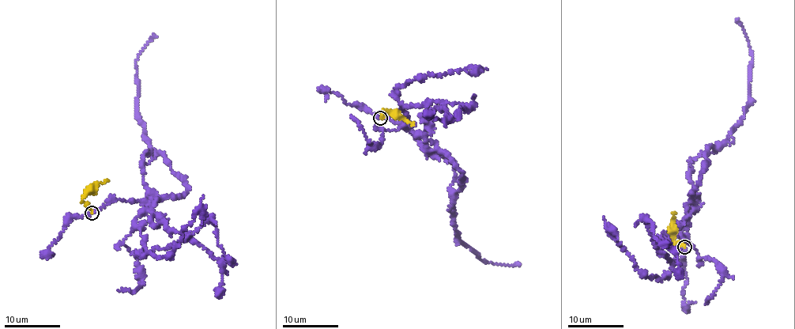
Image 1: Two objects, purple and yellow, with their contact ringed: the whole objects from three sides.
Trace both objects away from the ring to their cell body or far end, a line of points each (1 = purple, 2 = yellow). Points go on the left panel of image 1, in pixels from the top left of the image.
1: (91, 212), (112, 201), (152, 199), (141, 168), (144, 153), (151, 151), (137, 115), (136, 59), (156, 35)
2: (91, 212), (83, 199), (84, 194), (96, 185), (109, 179)

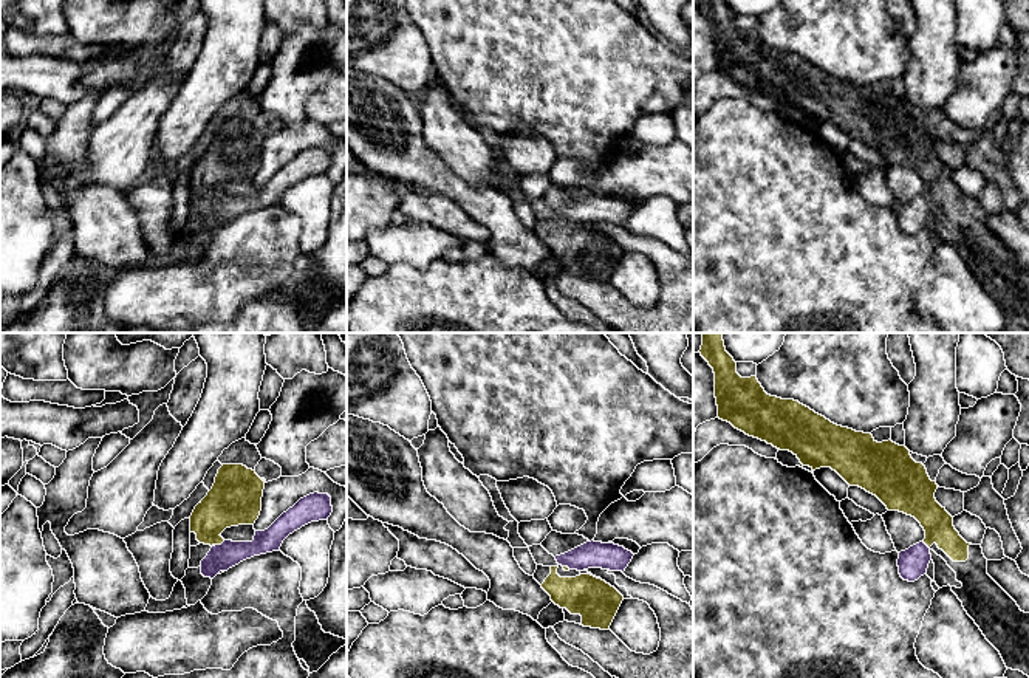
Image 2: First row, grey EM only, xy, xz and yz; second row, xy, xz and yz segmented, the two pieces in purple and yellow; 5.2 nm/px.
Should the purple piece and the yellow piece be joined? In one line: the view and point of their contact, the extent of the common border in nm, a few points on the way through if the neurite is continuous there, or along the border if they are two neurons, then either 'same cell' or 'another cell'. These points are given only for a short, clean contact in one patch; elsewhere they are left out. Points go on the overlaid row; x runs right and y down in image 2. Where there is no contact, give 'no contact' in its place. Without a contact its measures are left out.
xy (222, 544) | 60 nm | along xy (225, 541), (215, 545) | another cell

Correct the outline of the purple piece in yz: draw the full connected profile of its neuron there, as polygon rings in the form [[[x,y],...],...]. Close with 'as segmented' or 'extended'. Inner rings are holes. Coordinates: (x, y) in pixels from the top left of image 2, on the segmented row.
[[[924,542],[901,551],[897,559],[901,577],[908,582],[918,580],[921,576],[927,574],[930,560],[930,548]]]; as segmented

